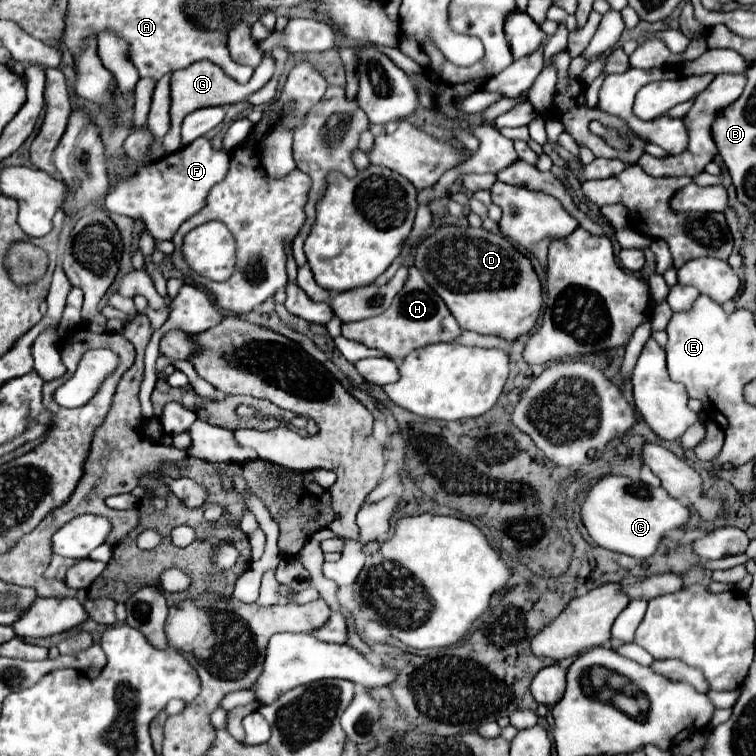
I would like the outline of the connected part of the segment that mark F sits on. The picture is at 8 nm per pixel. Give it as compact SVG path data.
M199 138L173 154L141 166L131 178L119 182L115 190L107 194L107 210L141 220L147 234L157 242L171 240L179 226L207 204L209 190L225 178L227 170L229 154L213 150L207 138Z

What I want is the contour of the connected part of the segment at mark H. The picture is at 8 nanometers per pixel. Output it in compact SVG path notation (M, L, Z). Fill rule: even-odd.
M409 268L409 278L403 286L403 290L395 296L393 304L379 316L347 322L343 324L343 336L349 340L357 340L369 348L377 348L385 352L385 356L393 360L403 360L409 352L437 344L437 342L453 342L459 338L461 328L453 314L449 312L447 304L441 300L441 296L425 282L423 274L417 268Z

